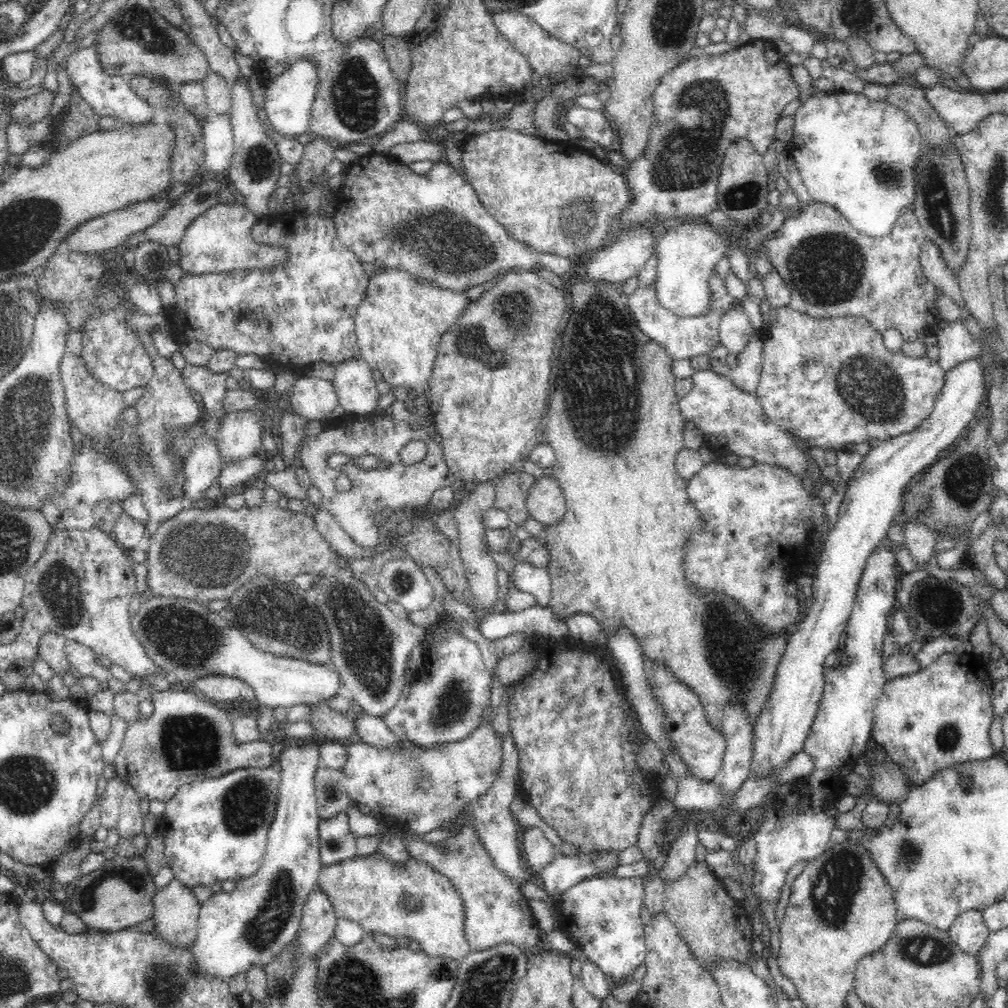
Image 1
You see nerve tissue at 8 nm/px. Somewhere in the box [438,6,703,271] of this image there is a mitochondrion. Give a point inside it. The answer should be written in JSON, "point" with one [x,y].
{"point":[574,218]}

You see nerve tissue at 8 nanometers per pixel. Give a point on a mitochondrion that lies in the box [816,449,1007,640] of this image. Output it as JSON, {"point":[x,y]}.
{"point":[964,483]}

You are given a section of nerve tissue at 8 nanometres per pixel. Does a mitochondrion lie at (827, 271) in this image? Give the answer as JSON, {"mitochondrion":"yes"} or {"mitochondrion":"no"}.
{"mitochondrion":"yes"}

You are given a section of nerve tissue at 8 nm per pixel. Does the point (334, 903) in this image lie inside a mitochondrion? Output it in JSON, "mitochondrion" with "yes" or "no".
{"mitochondrion":"no"}

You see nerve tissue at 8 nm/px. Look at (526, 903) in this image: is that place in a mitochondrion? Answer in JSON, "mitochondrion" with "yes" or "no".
{"mitochondrion":"no"}

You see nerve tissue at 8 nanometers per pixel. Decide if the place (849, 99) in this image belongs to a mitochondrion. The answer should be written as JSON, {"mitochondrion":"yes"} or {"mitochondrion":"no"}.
{"mitochondrion":"no"}

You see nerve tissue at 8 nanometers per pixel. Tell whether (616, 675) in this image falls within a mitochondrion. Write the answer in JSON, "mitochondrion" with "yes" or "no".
{"mitochondrion":"no"}

